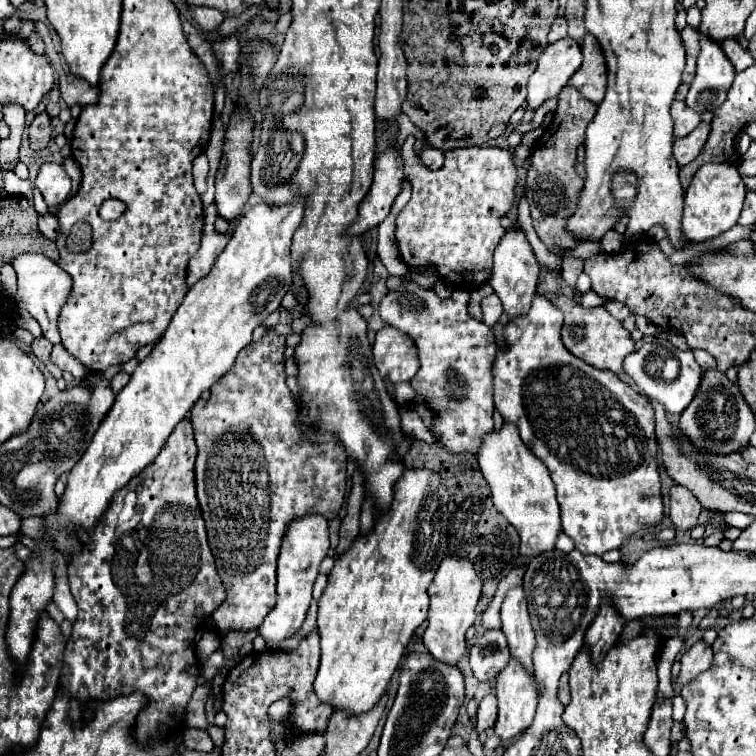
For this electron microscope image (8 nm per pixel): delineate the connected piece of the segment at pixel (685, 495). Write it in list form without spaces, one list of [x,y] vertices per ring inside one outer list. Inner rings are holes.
[[[674,485],[670,489],[670,521],[676,525],[680,531],[688,531],[696,527],[698,517],[702,513],[700,501],[682,485]]]

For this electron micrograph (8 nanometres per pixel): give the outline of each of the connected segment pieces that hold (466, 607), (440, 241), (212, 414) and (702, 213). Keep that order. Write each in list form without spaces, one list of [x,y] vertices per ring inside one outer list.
[[[446,557],[442,561],[432,585],[428,587],[428,595],[430,595],[428,627],[422,635],[422,641],[424,641],[426,649],[438,661],[456,667],[468,651],[464,635],[476,619],[474,609],[482,595],[482,581],[480,581],[480,577],[476,577],[476,573],[474,573],[472,565],[468,565],[468,561],[460,561],[460,557]]]
[[[408,139],[402,147],[402,161],[404,161],[404,173],[408,175],[408,179],[412,181],[412,197],[410,201],[406,203],[406,207],[400,211],[398,219],[396,219],[396,241],[398,241],[398,247],[400,247],[400,255],[402,259],[408,263],[408,267],[412,269],[418,269],[418,267],[436,267],[436,271],[440,273],[440,277],[444,281],[448,281],[452,287],[478,287],[482,283],[488,281],[488,273],[492,271],[492,253],[494,253],[494,247],[498,245],[500,237],[504,235],[504,227],[500,225],[500,217],[512,207],[512,201],[514,201],[514,185],[516,185],[516,167],[514,167],[514,161],[512,161],[512,153],[506,151],[506,149],[500,149],[500,147],[466,147],[466,149],[456,149],[456,151],[448,151],[446,153],[446,163],[440,167],[440,169],[424,169],[420,157],[414,153],[412,149],[412,139]]]
[[[268,333],[258,343],[244,347],[236,357],[236,365],[212,387],[210,399],[198,401],[190,413],[198,445],[194,469],[196,497],[206,521],[208,543],[216,559],[216,569],[226,589],[224,603],[212,613],[220,635],[226,635],[228,629],[256,629],[262,617],[270,613],[276,603],[276,559],[290,521],[304,515],[322,515],[330,521],[338,517],[334,501],[340,501],[340,507],[344,501],[344,453],[340,453],[338,445],[332,445],[332,441],[312,445],[312,441],[300,441],[300,433],[296,433],[296,397],[286,387],[284,347],[284,337],[274,333]]]
[[[708,163],[702,165],[690,181],[690,187],[684,193],[682,209],[682,233],[688,241],[700,243],[710,237],[732,229],[738,223],[742,203],[746,195],[746,185],[738,173],[736,163]]]

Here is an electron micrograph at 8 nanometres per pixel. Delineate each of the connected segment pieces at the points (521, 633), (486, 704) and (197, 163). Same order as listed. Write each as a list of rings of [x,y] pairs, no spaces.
[[[516,587],[504,599],[502,631],[508,639],[512,657],[518,663],[522,663],[522,667],[526,669],[526,673],[532,679],[532,685],[534,685],[538,697],[542,697],[542,687],[540,687],[540,681],[534,675],[534,663],[532,663],[532,653],[534,653],[534,647],[536,647],[536,639],[534,639],[534,629],[530,625],[530,615],[528,615],[528,607],[526,607],[526,601],[524,601],[522,587]]]
[[[486,695],[482,701],[480,701],[480,707],[478,707],[478,729],[484,731],[484,729],[490,729],[494,723],[496,723],[496,697],[494,695]]]
[[[205,153],[198,155],[192,164],[192,175],[196,191],[202,195],[206,191],[206,175],[209,172],[209,161]]]

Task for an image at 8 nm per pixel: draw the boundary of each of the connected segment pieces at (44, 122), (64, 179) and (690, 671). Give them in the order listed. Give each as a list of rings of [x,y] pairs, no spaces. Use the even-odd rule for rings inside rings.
[[[40,111],[32,125],[28,127],[28,135],[30,135],[30,147],[32,149],[44,149],[50,141],[50,133],[52,133],[52,127],[50,127],[50,117],[46,111]]]
[[[44,163],[40,167],[40,173],[34,181],[36,189],[40,189],[46,205],[50,209],[56,209],[62,205],[70,195],[70,177],[58,163]]]
[[[698,641],[694,647],[690,647],[682,655],[680,663],[682,663],[682,669],[678,673],[676,683],[680,687],[684,687],[684,685],[688,685],[690,681],[694,681],[700,673],[704,673],[710,667],[710,663],[712,663],[712,649],[706,647],[702,641]]]

